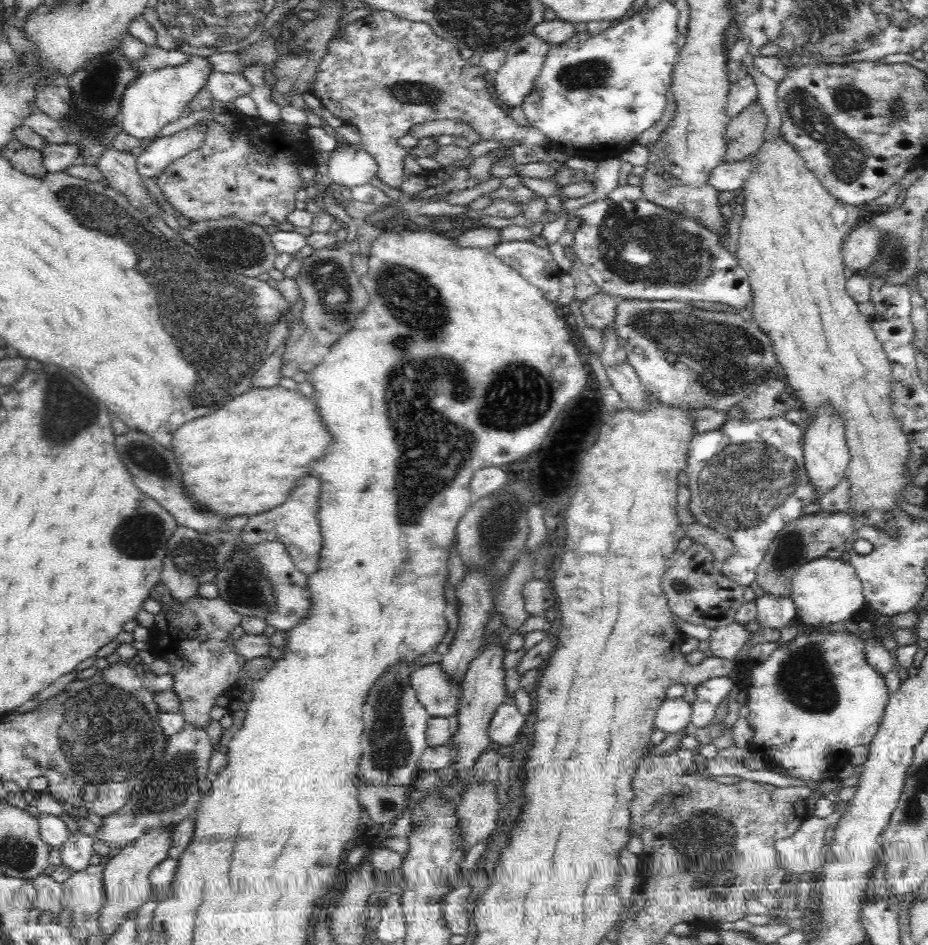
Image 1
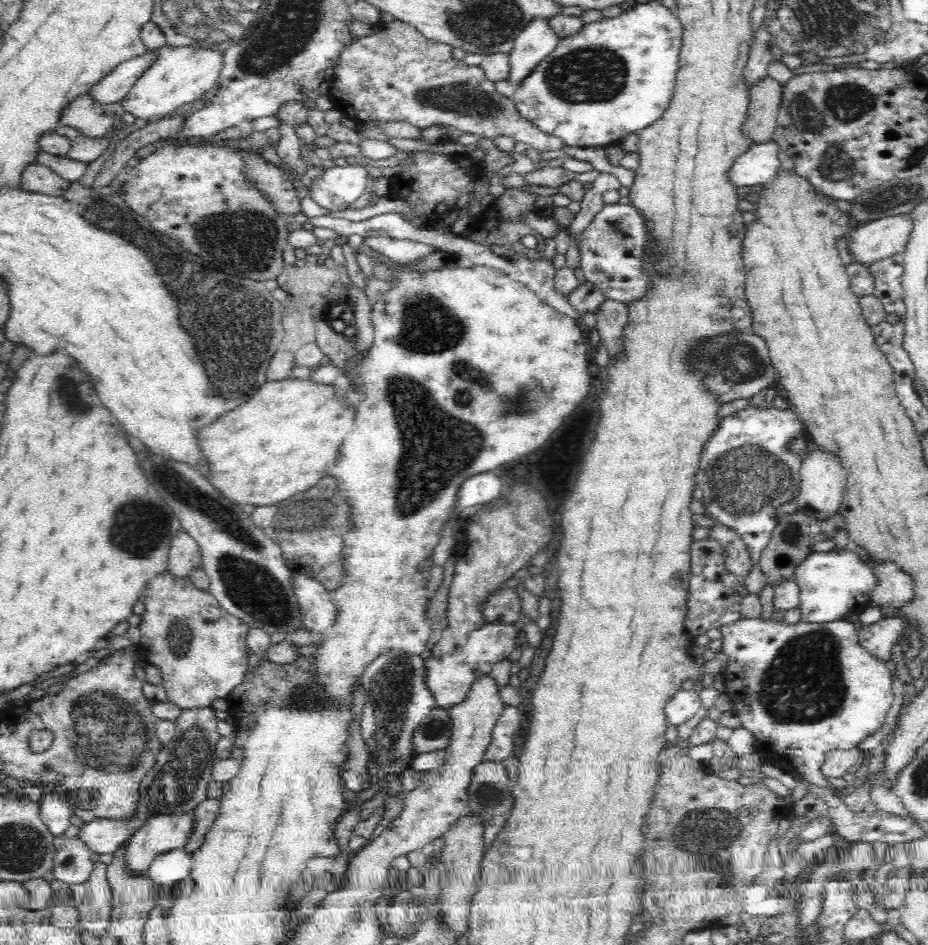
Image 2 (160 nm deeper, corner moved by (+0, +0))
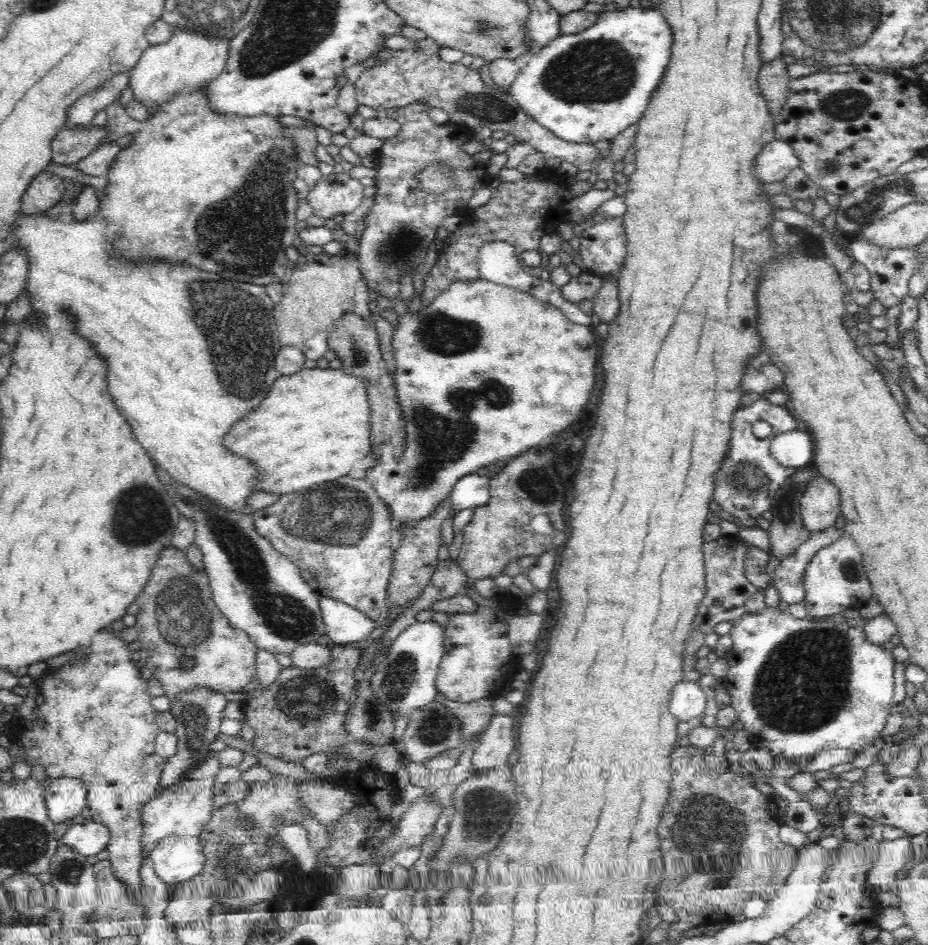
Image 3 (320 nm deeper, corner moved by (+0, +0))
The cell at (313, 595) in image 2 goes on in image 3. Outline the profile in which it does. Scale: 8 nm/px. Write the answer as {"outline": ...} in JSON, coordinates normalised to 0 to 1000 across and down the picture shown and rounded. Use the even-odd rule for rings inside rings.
{"outline":[[[351,630],[343,632],[351,665],[350,671],[361,683],[390,683],[390,676],[395,676],[400,667],[405,667],[407,671],[411,661],[389,646]]]}

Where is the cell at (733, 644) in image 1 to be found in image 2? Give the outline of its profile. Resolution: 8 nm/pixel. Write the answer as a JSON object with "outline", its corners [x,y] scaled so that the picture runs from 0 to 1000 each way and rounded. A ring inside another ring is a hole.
{"outline":[[[802,654],[795,655],[789,659],[777,662],[775,665],[779,671],[779,691],[783,694],[783,705],[787,707],[793,705],[794,709],[787,709],[793,717],[789,721],[780,721],[780,733],[790,744],[789,753],[793,754],[797,760],[800,769],[804,770],[814,781],[814,785],[818,789],[832,789],[833,795],[845,802],[856,803],[856,817],[858,821],[869,823],[873,830],[893,835],[898,842],[908,846],[912,842],[911,834],[904,834],[895,831],[892,824],[884,818],[884,811],[888,806],[889,798],[892,795],[901,793],[916,794],[931,783],[934,779],[948,772],[955,762],[957,751],[961,747],[963,735],[961,734],[961,715],[956,707],[955,698],[948,698],[945,694],[938,692],[925,677],[923,665],[920,658],[916,656],[901,656],[897,658],[871,659],[861,657],[857,660],[847,659],[846,656],[832,656],[832,654]]]}

